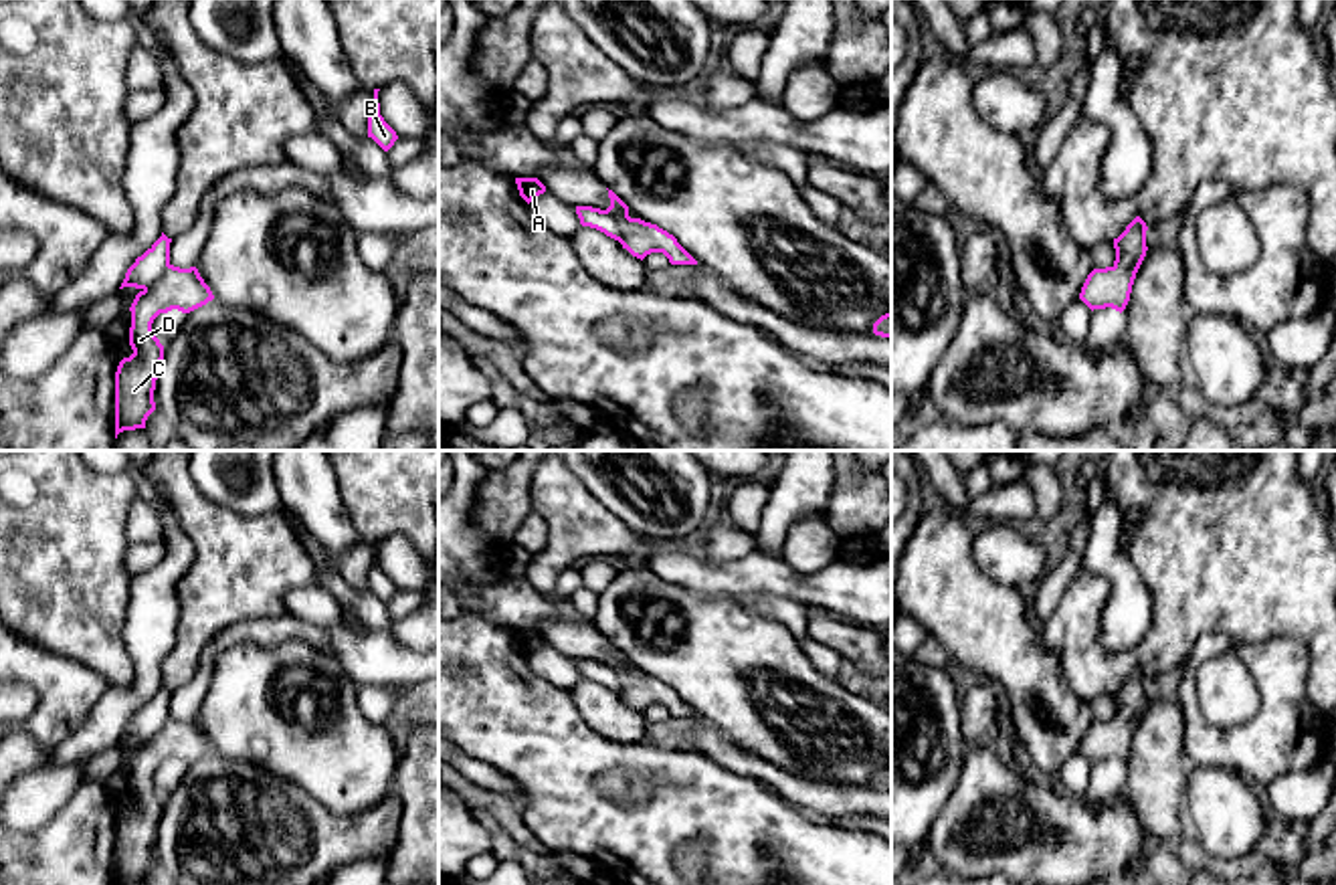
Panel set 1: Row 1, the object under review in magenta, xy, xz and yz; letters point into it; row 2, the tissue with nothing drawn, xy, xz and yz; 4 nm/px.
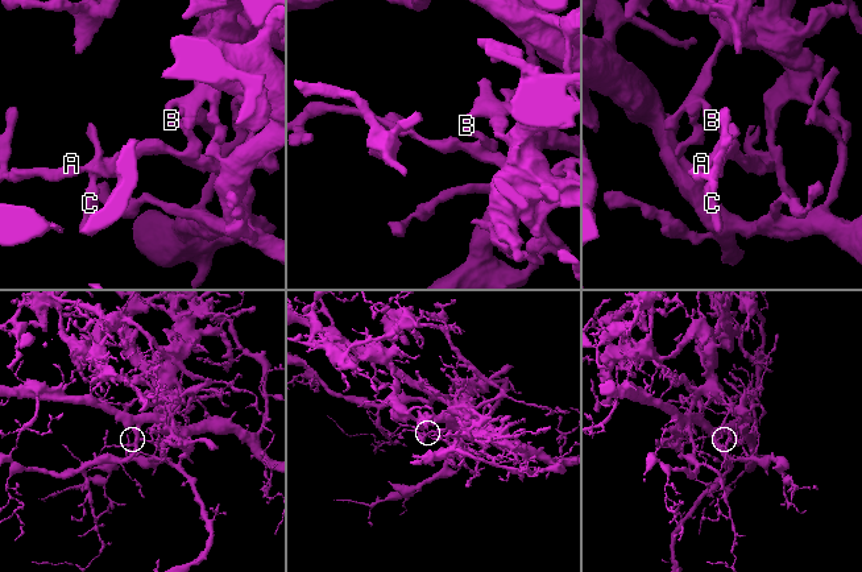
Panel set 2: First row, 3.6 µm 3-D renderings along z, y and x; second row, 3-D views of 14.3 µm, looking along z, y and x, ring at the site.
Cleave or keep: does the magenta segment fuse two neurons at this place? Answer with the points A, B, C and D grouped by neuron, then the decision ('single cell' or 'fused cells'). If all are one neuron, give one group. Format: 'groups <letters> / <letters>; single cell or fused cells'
groups A / B C D; fused cells

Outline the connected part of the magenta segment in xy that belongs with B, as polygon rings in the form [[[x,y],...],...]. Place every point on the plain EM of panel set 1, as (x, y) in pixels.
[[[374,542],[374,564],[368,570],[368,590],[372,590],[384,604],[388,604],[398,588],[380,568],[378,544],[380,542]]]

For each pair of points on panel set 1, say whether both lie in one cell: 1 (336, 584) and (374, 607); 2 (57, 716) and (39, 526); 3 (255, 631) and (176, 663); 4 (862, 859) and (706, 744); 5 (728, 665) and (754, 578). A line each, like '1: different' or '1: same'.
1: same
2: different
3: different
4: different
5: different

